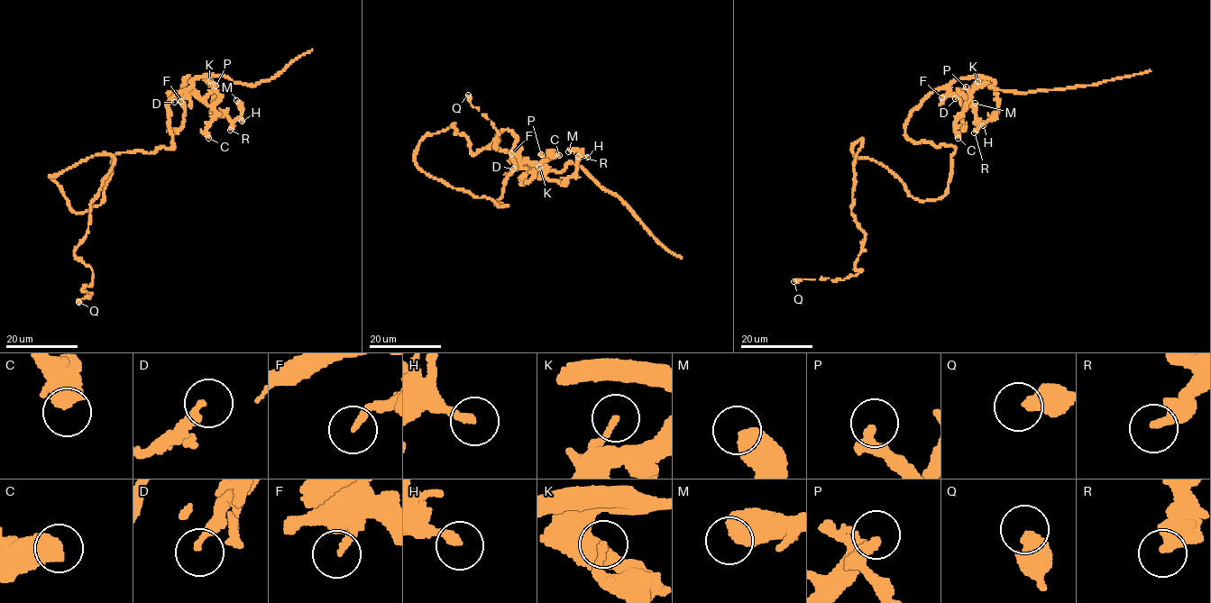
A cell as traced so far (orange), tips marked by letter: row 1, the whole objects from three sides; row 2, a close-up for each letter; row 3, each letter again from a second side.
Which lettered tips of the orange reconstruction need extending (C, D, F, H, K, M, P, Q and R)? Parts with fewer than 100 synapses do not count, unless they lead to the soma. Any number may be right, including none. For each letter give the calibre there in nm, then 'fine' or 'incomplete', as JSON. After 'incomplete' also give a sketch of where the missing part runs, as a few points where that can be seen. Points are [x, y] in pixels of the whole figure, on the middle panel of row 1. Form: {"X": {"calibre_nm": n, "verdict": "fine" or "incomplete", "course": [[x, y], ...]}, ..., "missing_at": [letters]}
{"C": {"calibre_nm": 480, "verdict": "fine"}, "D": {"calibre_nm": 170, "verdict": "fine"}, "F": {"calibre_nm": 200, "verdict": "fine"}, "H": {"calibre_nm": 240, "verdict": "fine"}, "K": {"calibre_nm": 180, "verdict": "fine"}, "M": {"calibre_nm": 500, "verdict": "fine"}, "P": {"calibre_nm": 240, "verdict": "fine"}, "Q": {"calibre_nm": 500, "verdict": "fine"}, "R": {"calibre_nm": 300, "verdict": "fine"}, "missing_at": []}

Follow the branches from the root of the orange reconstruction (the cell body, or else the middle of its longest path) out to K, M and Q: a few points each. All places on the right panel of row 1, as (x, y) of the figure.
K: (951, 174), (954, 146), (914, 143), (905, 125), (932, 92), (947, 87), (968, 97), (977, 81)
M: (951, 174), (954, 146), (914, 143), (905, 125), (959, 79), (984, 77), (998, 111), (979, 124), (975, 103)
Q: (951, 174), (944, 196), (918, 200), (885, 167), (856, 159), (859, 140), (860, 271), (793, 281)

